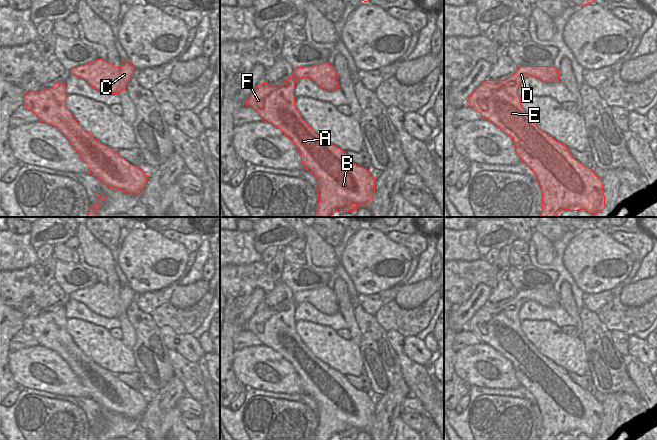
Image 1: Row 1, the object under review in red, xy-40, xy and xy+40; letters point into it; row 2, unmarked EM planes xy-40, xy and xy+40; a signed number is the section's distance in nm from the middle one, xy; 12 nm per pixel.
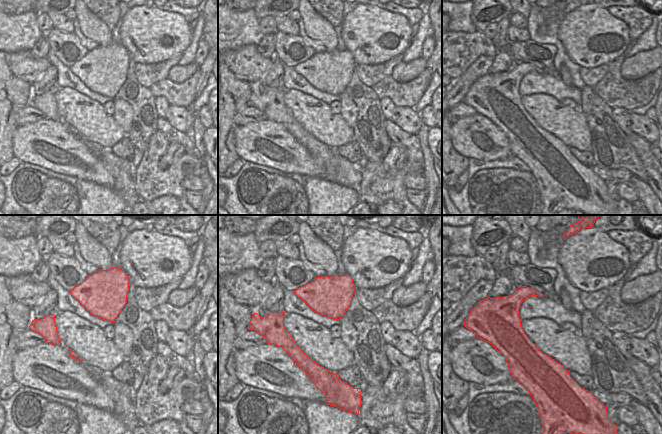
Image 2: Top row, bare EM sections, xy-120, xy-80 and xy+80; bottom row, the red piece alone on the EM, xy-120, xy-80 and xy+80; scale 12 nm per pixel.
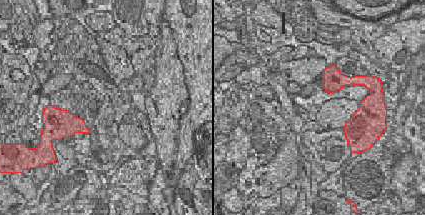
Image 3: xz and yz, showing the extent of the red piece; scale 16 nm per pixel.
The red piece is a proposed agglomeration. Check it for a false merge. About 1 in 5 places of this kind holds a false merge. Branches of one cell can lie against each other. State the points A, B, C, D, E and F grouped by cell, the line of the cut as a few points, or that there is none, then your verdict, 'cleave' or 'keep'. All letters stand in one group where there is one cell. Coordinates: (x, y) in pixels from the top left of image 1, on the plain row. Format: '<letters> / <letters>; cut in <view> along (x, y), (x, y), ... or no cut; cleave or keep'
A B C D E F; no cut; keep

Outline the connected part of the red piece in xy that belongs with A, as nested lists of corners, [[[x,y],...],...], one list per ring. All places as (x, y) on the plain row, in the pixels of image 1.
[[[328,286],[295,292],[293,299],[277,310],[259,308],[247,321],[246,330],[251,331],[261,343],[280,353],[295,369],[305,394],[317,403],[318,428],[315,440],[333,440],[335,436],[354,436],[358,431],[367,431],[375,416],[375,400],[367,392],[356,389],[346,379],[346,375],[331,368],[316,358],[304,345],[295,330],[295,308],[302,302],[312,304],[326,315],[339,312],[337,297]]]

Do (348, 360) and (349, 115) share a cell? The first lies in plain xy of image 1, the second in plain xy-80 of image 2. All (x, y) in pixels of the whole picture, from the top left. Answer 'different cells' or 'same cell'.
different cells

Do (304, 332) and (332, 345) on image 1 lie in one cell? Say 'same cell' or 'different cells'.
same cell

